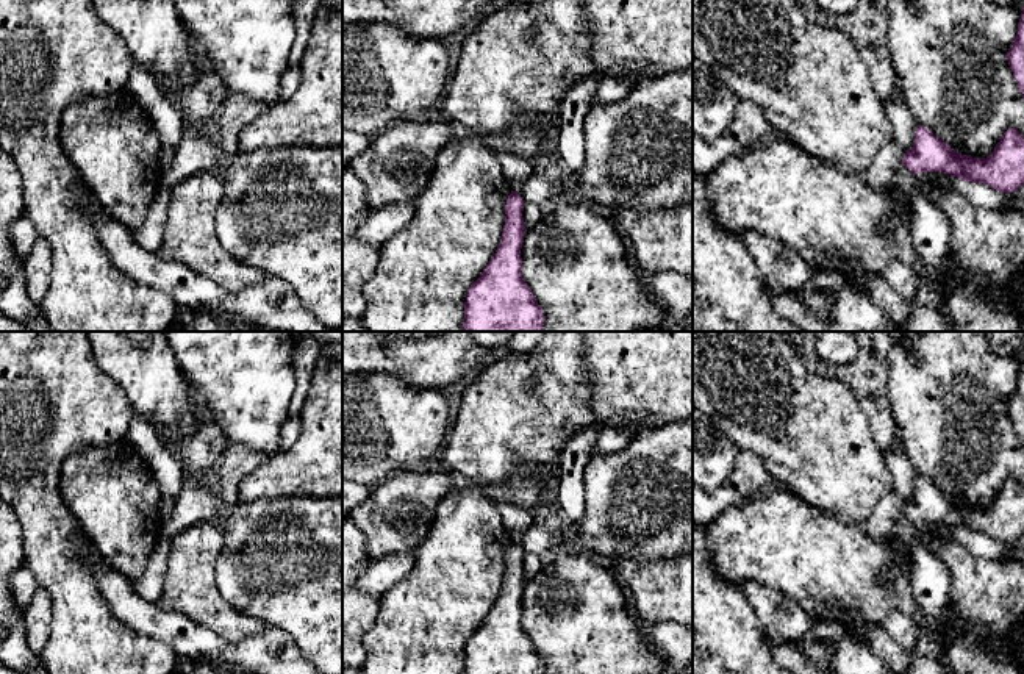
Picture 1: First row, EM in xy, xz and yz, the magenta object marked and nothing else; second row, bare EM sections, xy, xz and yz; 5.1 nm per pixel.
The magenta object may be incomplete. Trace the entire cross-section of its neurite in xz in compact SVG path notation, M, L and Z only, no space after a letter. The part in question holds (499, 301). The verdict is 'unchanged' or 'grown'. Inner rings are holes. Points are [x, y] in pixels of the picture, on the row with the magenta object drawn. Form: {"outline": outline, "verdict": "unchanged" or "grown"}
{"outline": "M511 191L505 205L502 241L482 275L466 292L463 332L542 332L544 328L544 311L522 278L521 249L527 231L522 211L522 197Z", "verdict": "unchanged"}

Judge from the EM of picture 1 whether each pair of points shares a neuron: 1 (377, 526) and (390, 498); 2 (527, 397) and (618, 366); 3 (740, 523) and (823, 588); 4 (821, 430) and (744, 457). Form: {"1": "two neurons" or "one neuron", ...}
{"1": "one neuron", "2": "two neurons", "3": "one neuron", "4": "two neurons"}

